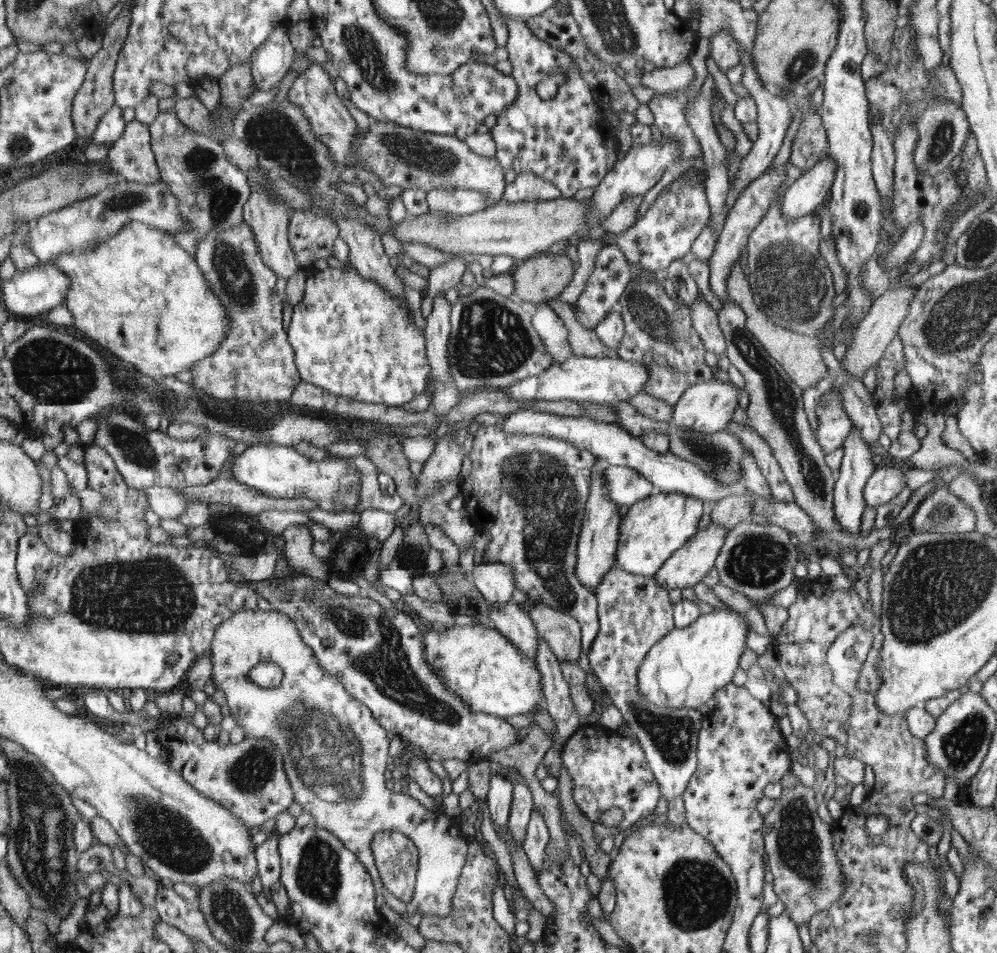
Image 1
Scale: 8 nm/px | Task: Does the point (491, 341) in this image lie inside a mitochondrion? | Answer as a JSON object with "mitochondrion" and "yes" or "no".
{"mitochondrion":"yes"}

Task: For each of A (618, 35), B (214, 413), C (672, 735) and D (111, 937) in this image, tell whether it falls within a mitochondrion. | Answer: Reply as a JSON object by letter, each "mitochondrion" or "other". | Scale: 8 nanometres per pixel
{"A":"mitochondrion","B":"other","C":"mitochondrion","D":"other"}

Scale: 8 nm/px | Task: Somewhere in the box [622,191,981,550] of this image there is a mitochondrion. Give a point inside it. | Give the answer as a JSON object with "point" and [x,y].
{"point":[791,282]}

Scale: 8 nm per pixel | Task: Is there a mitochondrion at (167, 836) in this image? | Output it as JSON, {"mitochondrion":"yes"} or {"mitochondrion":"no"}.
{"mitochondrion":"yes"}

